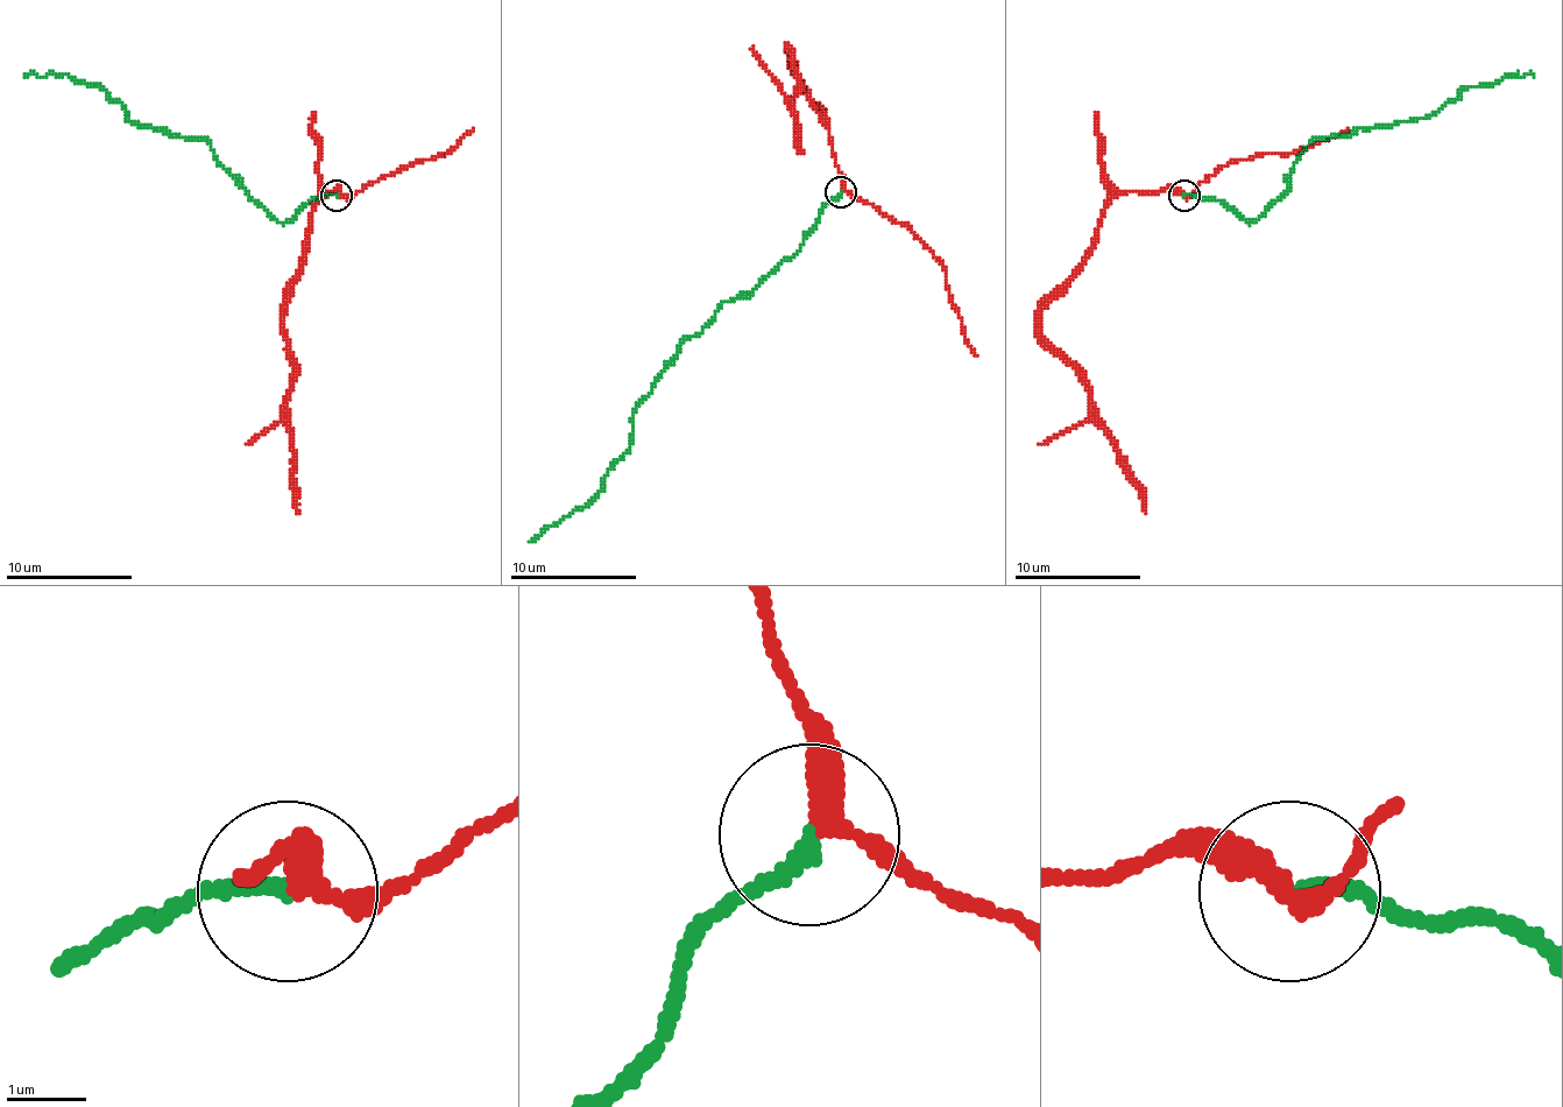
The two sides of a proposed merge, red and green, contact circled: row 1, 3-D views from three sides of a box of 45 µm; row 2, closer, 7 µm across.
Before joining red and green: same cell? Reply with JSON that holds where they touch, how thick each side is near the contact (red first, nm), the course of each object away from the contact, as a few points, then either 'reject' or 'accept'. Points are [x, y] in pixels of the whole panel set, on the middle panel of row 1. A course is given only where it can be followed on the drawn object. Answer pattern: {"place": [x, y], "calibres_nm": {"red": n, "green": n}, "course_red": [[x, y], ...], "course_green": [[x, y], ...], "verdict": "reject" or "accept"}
{"place": [841, 191], "calibres_nm": {"red": 280, "green": 200}, "course_red": [[841, 191], [841, 171], [828, 125], [817, 112], [787, 49], [797, 84], [791, 103], [804, 153]], "course_green": [[841, 191], [791, 258], [750, 295], [725, 302], [680, 346], [633, 415], [633, 444], [605, 485], [529, 542]], "verdict": "accept"}

